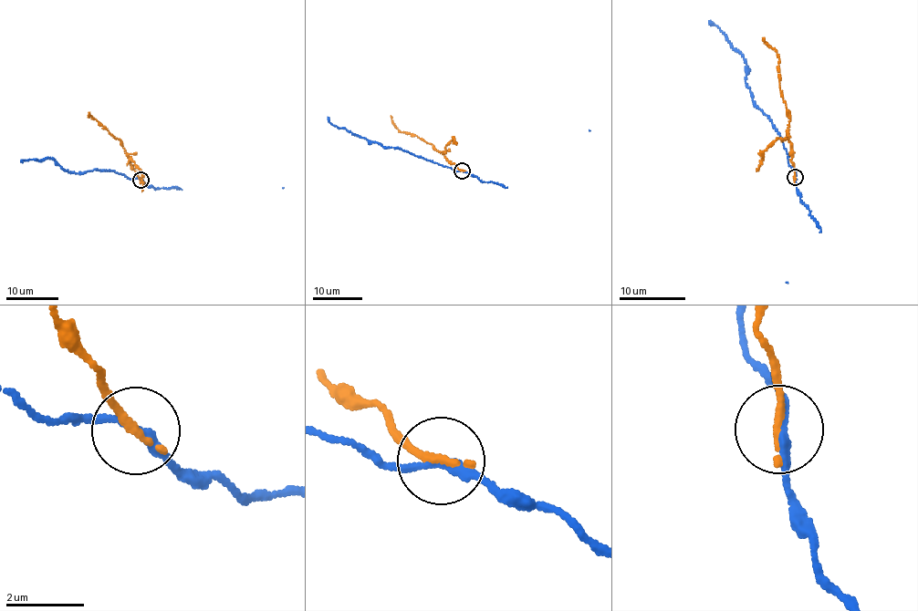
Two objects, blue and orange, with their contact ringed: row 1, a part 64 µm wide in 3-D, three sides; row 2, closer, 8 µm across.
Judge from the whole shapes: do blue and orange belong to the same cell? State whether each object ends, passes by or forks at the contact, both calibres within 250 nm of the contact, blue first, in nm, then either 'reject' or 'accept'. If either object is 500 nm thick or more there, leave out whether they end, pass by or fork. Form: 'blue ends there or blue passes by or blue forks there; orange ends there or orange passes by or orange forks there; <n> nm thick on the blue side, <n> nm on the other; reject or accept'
blue passes by; orange ends there; 220 nm thick on the blue side, 240 nm on the other; reject

